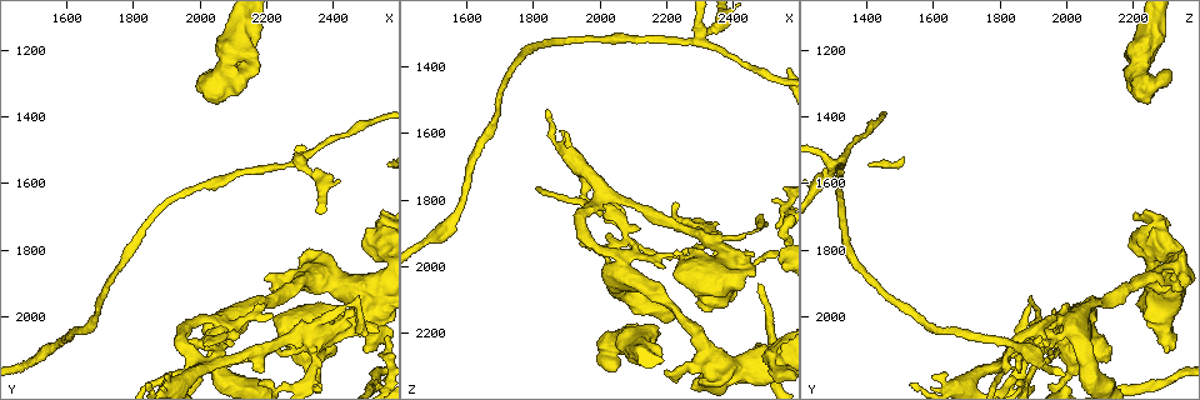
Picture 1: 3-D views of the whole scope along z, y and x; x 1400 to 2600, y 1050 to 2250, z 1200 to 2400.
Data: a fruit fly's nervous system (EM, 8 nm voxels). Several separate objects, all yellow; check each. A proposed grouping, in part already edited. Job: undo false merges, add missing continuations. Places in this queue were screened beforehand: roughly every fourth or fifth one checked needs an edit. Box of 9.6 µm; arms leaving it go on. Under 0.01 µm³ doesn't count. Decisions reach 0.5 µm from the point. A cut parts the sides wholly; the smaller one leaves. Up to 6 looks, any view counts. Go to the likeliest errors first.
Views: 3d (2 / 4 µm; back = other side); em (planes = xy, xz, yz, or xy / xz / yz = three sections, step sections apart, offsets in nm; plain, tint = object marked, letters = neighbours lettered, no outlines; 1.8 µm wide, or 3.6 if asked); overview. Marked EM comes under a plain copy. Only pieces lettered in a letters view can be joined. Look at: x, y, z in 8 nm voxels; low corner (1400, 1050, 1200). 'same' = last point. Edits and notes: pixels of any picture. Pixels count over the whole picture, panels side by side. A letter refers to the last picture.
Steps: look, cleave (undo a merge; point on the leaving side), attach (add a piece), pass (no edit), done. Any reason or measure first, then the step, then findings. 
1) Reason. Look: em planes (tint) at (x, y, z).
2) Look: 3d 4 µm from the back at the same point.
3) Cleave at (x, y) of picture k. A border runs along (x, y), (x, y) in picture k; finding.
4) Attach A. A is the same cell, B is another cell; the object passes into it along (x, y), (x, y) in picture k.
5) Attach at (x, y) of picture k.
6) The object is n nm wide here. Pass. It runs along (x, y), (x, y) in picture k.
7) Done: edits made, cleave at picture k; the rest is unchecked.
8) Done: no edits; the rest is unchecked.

Four or more arms meet. Look: 3d 2 µm from the back at (2310, 1540, 1300).

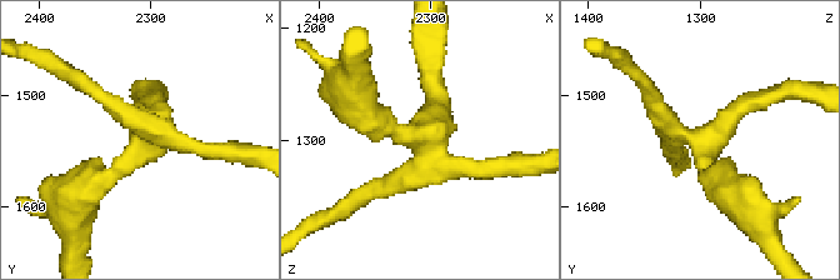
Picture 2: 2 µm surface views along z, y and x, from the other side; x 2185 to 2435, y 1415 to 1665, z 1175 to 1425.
4 arms meet here. Look: em planes (letters) at (2304, 1538, 1306).

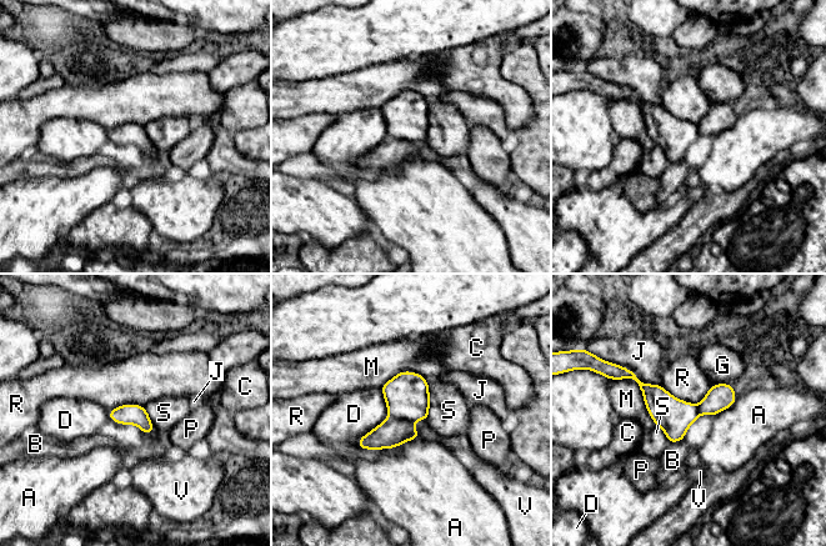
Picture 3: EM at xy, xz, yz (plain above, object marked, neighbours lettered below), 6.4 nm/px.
Cleave at (406, 395) of picture 3. A, B, C, D, G, J, M, P, R, S and V are other cells; two neurons meet here.

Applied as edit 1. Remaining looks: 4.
See it whole again. Look: overview.

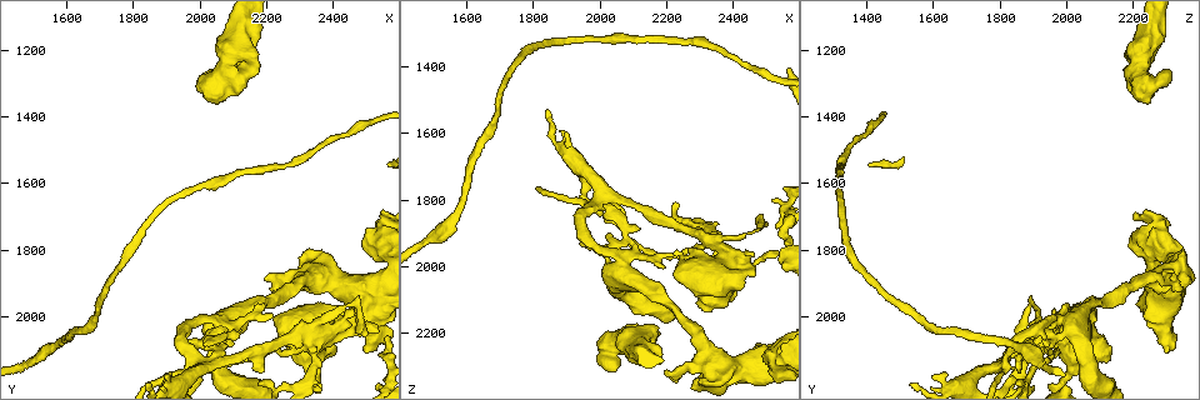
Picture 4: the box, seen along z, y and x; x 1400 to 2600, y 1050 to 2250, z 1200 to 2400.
Looks like a crossing. Look: em planes (letters) at (2070, 2040, 1940).

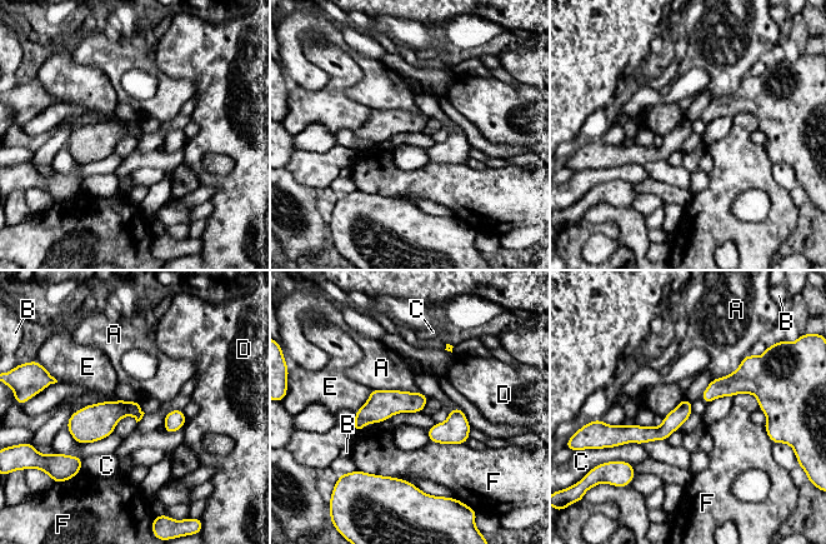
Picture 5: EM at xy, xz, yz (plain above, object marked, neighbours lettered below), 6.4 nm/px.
Pass. A, B, C, D, E and F are other cells; it runs along (689, 405), (661, 433), (617, 429) in picture 5; continuous, no second neuron.

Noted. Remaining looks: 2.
Branch stops here. Look: em planes (letters) at (2200, 1880, 2310).

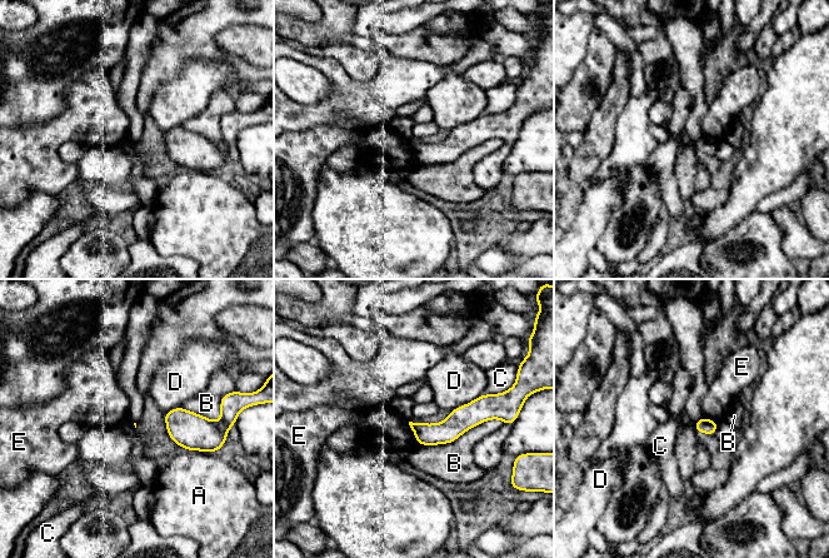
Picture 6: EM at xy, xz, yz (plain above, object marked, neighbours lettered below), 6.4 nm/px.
Pass. A, B, C, D and E are other cells; it runs along (489, 413), (448, 431), (414, 427) in picture 6; none of them fits.

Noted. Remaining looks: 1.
Done: edits made, cleave at picture 3; the rest is unchecked.

